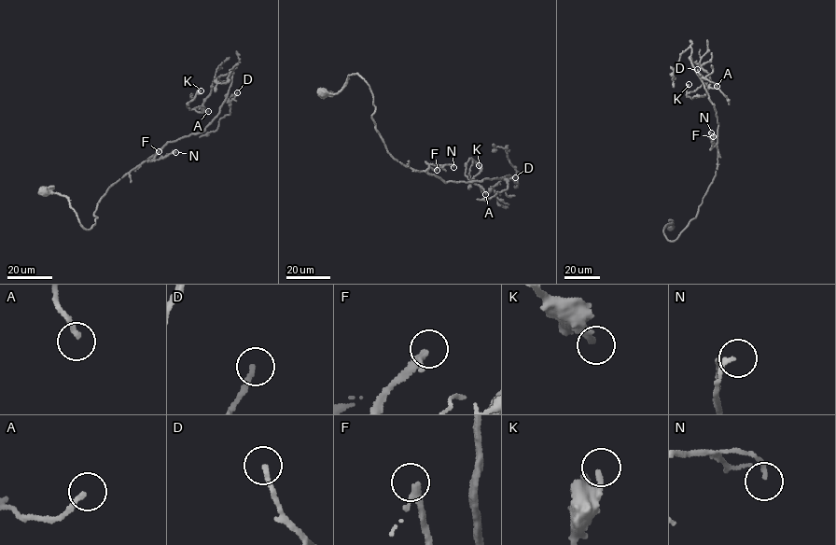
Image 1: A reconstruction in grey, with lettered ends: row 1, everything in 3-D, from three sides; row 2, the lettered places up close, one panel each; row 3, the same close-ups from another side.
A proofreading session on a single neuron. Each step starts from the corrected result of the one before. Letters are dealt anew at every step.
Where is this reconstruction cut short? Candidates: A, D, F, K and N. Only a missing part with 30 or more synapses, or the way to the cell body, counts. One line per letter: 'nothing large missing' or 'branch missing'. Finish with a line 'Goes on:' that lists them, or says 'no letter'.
A: nothing large missing
D: branch missing
F: branch missing
K: nothing large missing
N: nothing large missing
Goes on: D, F

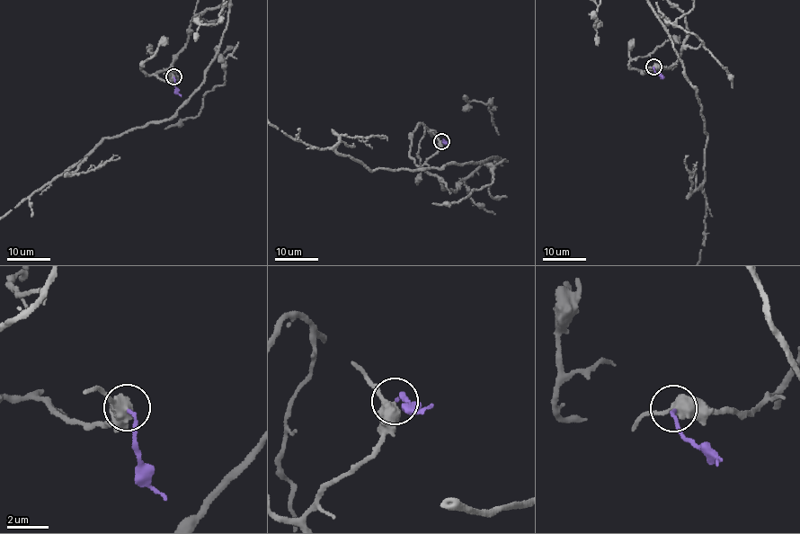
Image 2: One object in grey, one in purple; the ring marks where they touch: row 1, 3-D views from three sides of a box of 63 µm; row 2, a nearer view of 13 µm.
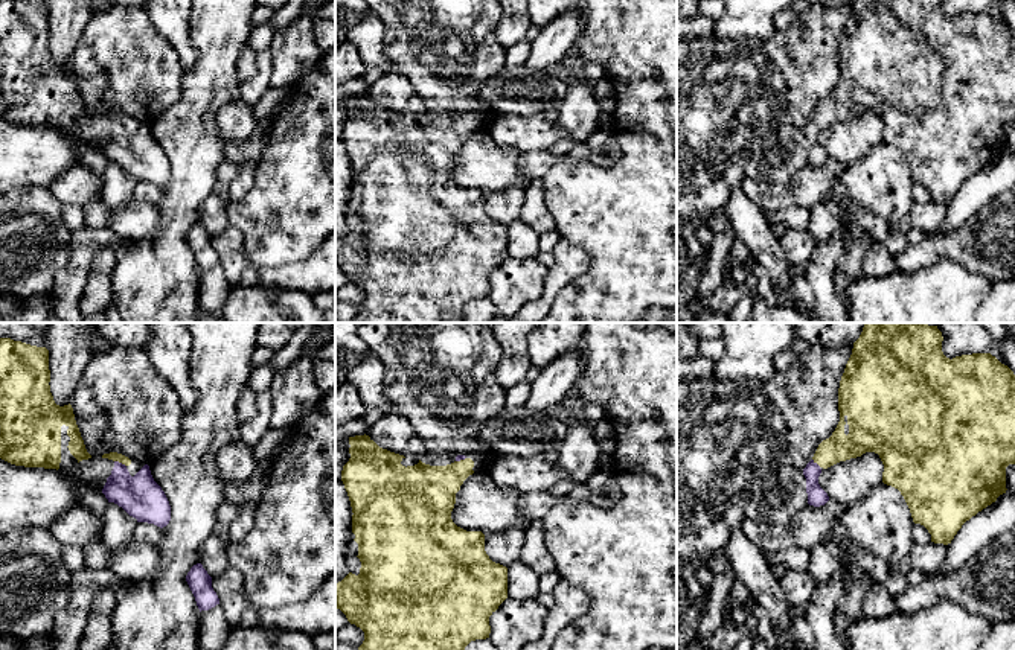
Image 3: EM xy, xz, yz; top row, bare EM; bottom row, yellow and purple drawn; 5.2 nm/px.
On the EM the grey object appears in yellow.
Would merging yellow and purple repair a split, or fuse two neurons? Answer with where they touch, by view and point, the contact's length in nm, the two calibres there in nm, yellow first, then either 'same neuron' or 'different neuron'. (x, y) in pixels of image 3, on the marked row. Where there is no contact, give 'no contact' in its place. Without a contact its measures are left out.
xy (121, 462) | 70 nm | 50/220 nm | same neuron

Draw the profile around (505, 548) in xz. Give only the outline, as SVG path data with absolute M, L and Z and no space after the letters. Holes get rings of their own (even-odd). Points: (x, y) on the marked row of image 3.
M517 525L504 533L485 536L485 551L489 559L503 566L520 562L526 525Z

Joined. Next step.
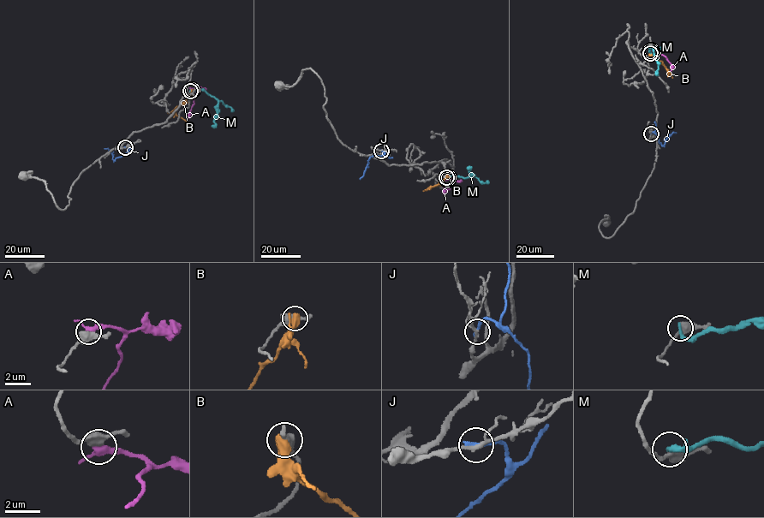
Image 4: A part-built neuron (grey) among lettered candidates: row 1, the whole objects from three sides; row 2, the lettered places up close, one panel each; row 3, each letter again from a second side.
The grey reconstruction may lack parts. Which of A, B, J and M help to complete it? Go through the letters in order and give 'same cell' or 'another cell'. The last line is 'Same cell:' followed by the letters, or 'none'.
A: another cell
B: another cell
J: another cell
M: another cell
Same cell: none

